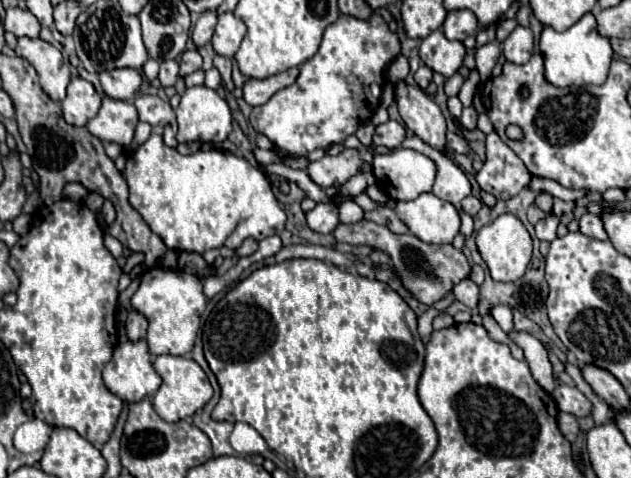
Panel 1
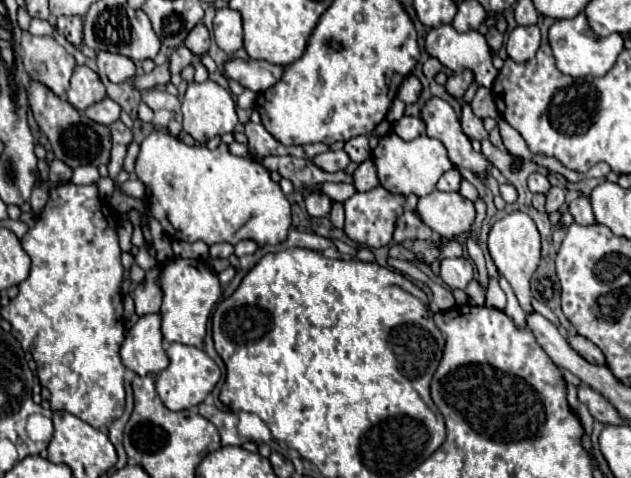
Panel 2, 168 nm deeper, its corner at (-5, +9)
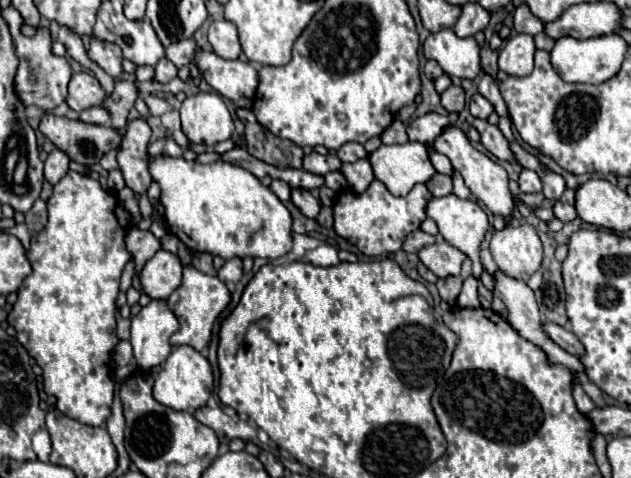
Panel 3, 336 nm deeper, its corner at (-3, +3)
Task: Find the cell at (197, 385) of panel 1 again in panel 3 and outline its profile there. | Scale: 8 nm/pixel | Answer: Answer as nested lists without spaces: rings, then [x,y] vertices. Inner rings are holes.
[[[176,346],[156,376],[154,398],[160,404],[174,410],[196,410],[196,408],[206,406],[212,386],[214,386],[214,378],[212,378],[212,368],[208,360],[192,346]]]

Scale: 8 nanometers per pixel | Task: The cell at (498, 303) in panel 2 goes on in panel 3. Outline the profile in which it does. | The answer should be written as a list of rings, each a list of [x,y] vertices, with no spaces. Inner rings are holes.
[[[450,194],[450,196],[444,196],[444,198],[432,198],[426,206],[426,214],[428,214],[428,218],[432,218],[438,224],[442,238],[448,244],[452,244],[454,248],[462,250],[474,262],[474,268],[476,268],[474,276],[480,278],[482,262],[480,262],[478,252],[480,252],[480,242],[484,240],[484,236],[488,232],[488,216],[484,212],[484,208],[474,200],[462,200],[454,194]]]

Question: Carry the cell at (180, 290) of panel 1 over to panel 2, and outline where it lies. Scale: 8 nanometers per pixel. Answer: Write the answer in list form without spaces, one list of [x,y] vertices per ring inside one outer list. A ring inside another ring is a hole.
[[[174,258],[162,268],[162,272],[158,276],[158,284],[160,284],[162,294],[164,294],[162,308],[160,308],[164,340],[202,348],[202,342],[206,336],[208,316],[212,312],[212,306],[222,296],[216,272],[212,272],[208,268],[208,264],[204,264],[202,260]]]

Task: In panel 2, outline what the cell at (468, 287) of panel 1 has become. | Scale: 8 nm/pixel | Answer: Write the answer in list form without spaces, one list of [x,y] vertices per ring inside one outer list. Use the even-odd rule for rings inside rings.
[[[444,258],[440,262],[440,278],[454,290],[464,290],[474,280],[474,268],[464,258]]]

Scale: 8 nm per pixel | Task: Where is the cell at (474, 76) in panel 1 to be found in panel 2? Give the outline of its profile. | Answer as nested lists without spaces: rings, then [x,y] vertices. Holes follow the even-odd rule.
[[[464,104],[462,106],[460,124],[462,132],[464,132],[470,140],[480,140],[480,142],[482,142],[482,140],[486,140],[488,132],[484,130],[482,120],[480,120],[480,118],[476,118],[476,116],[472,114],[470,104]]]

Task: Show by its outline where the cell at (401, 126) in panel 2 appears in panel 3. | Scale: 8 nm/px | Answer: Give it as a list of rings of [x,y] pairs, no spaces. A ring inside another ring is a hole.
[[[428,112],[424,116],[418,116],[414,122],[408,124],[408,136],[416,142],[434,142],[444,128],[452,126],[459,114],[436,114]]]

